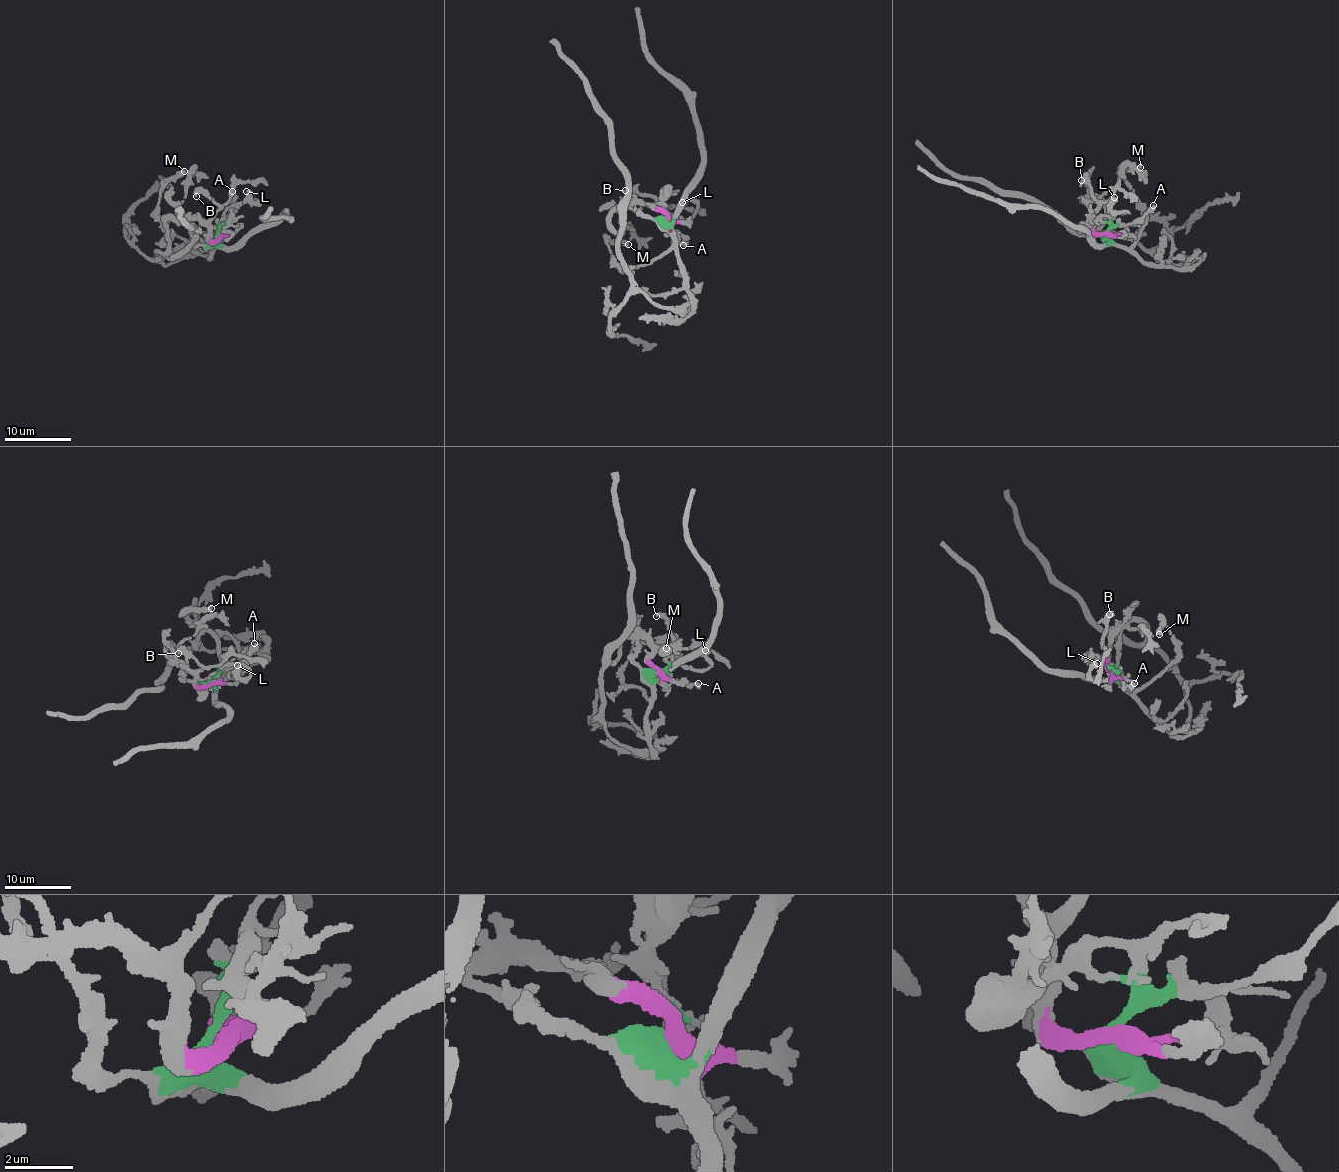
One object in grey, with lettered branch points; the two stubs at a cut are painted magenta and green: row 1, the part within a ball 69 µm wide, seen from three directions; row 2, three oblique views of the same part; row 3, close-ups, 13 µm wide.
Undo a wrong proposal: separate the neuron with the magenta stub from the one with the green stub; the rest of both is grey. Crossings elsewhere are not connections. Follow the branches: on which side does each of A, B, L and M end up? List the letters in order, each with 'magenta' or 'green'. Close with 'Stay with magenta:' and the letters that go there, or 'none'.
A: green
B: magenta
L: green
M: green
Stay with magenta: B

